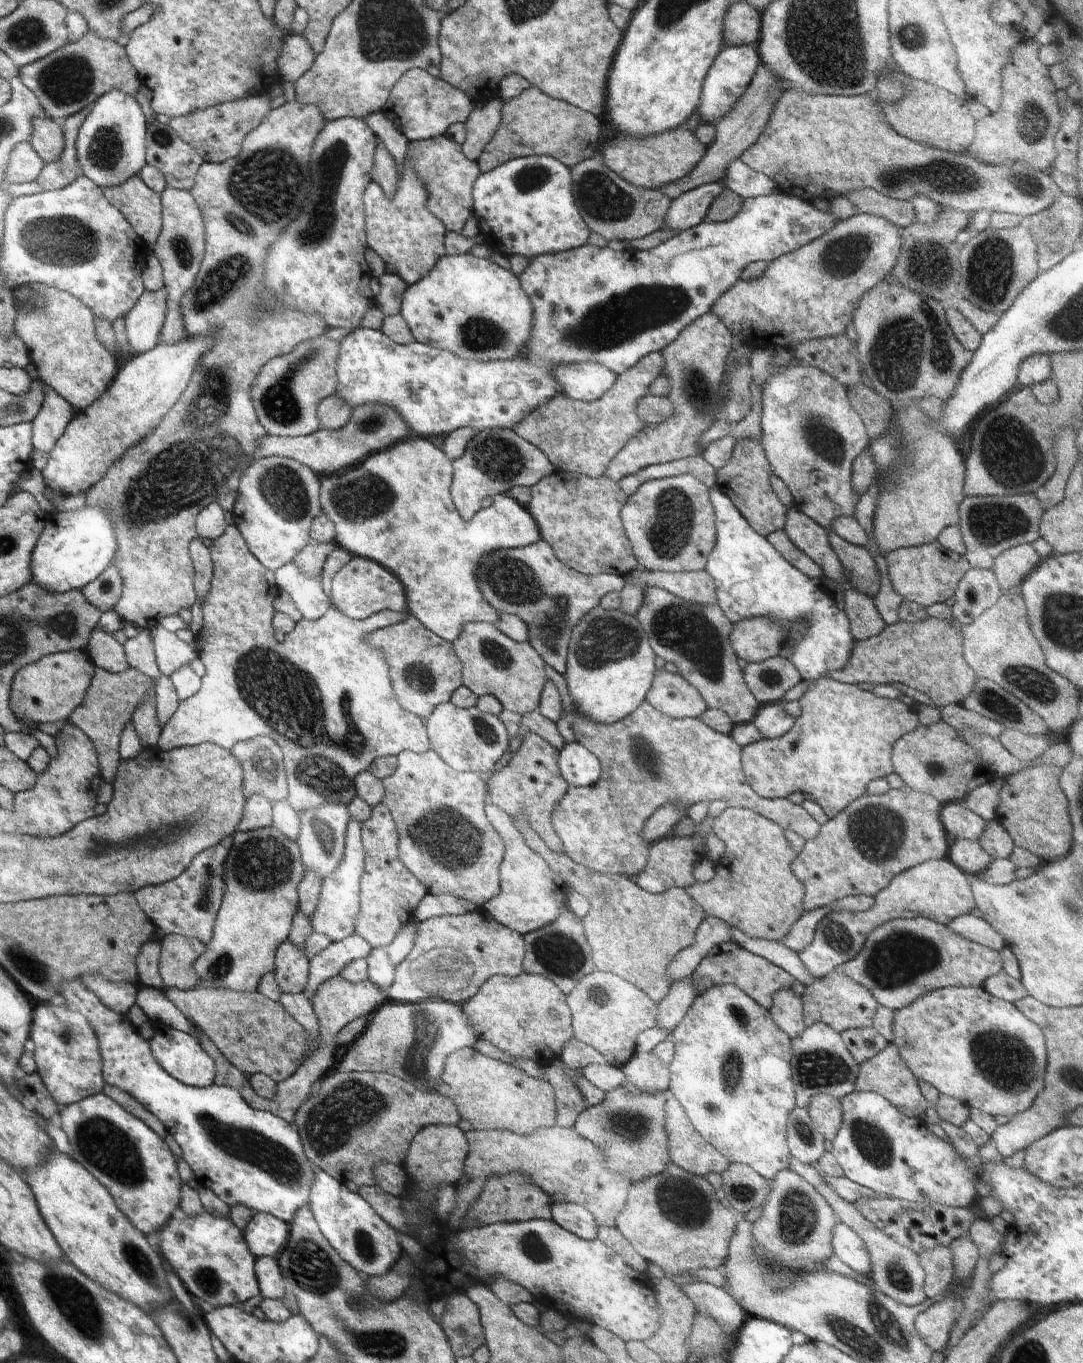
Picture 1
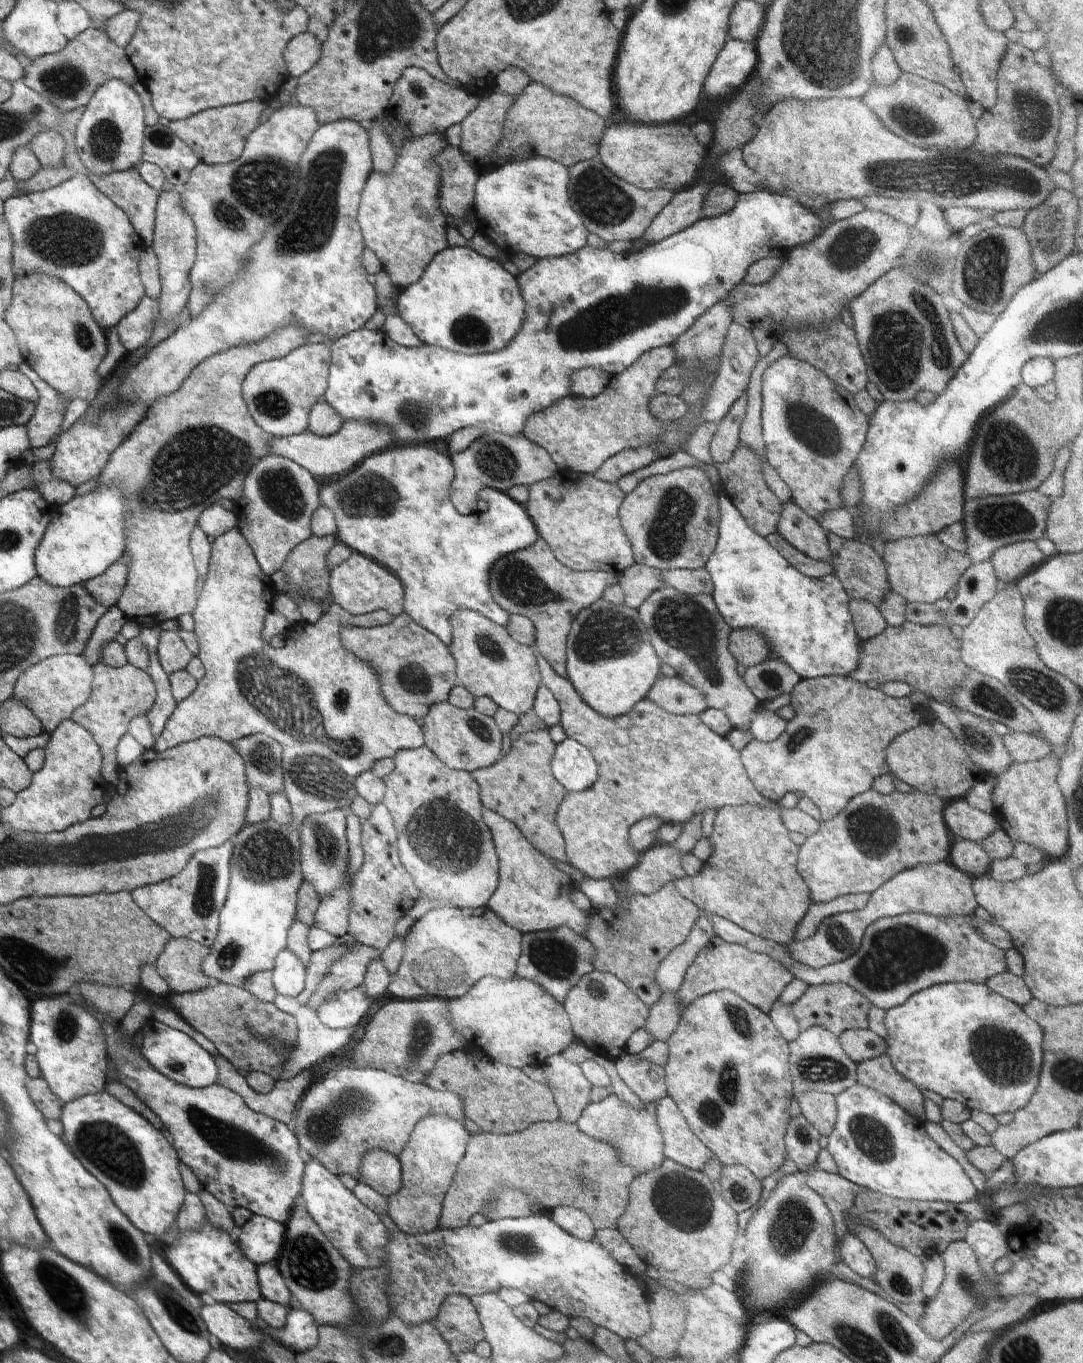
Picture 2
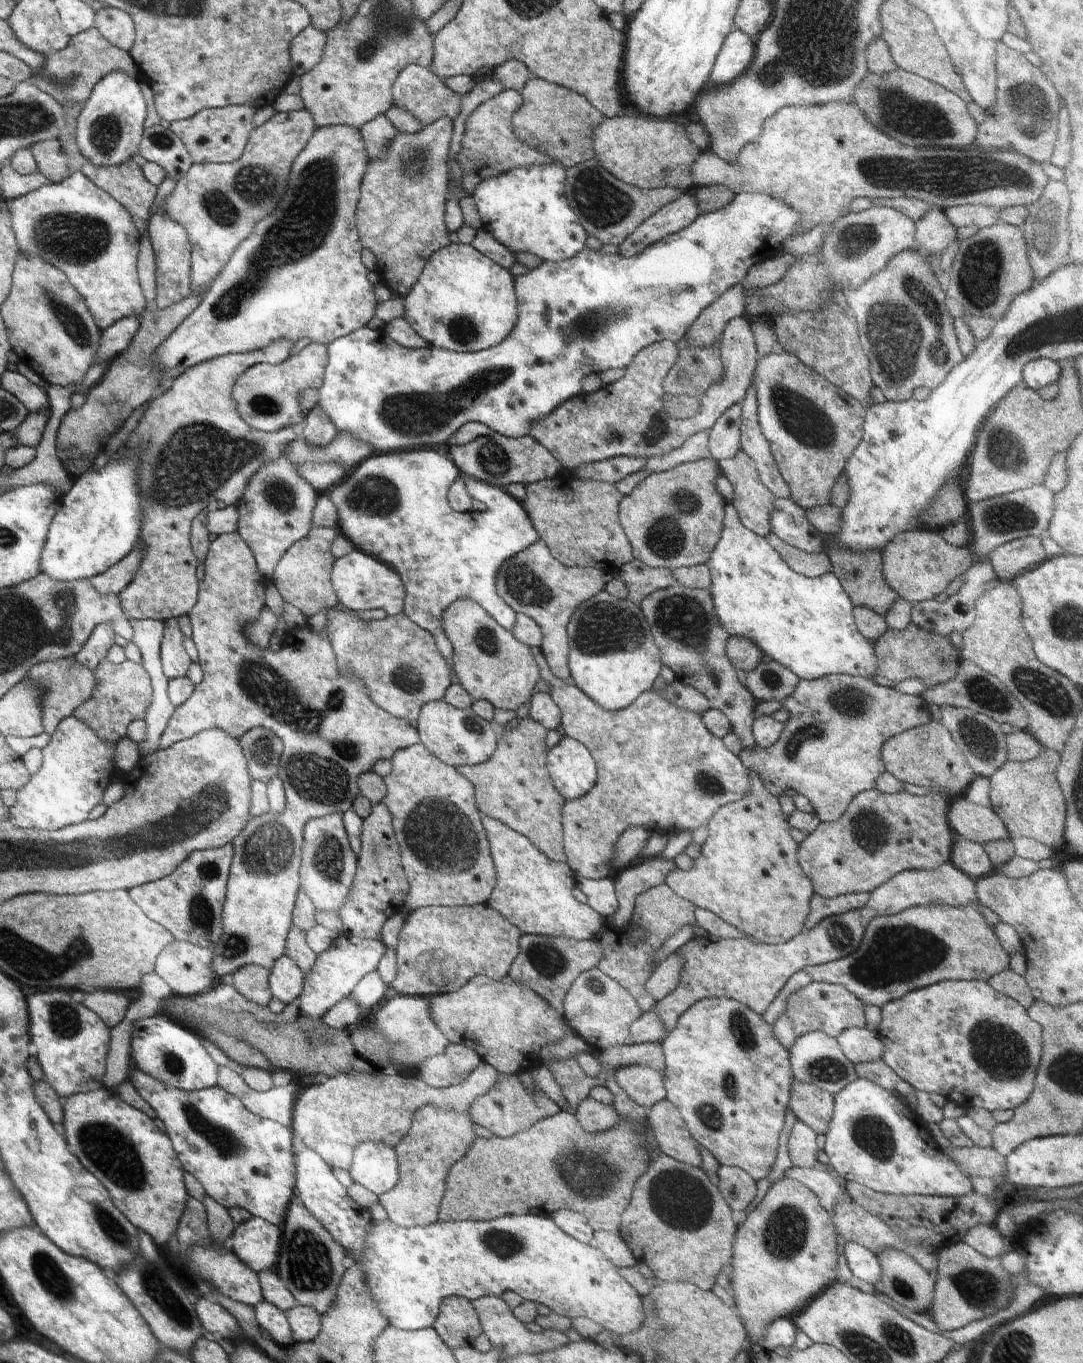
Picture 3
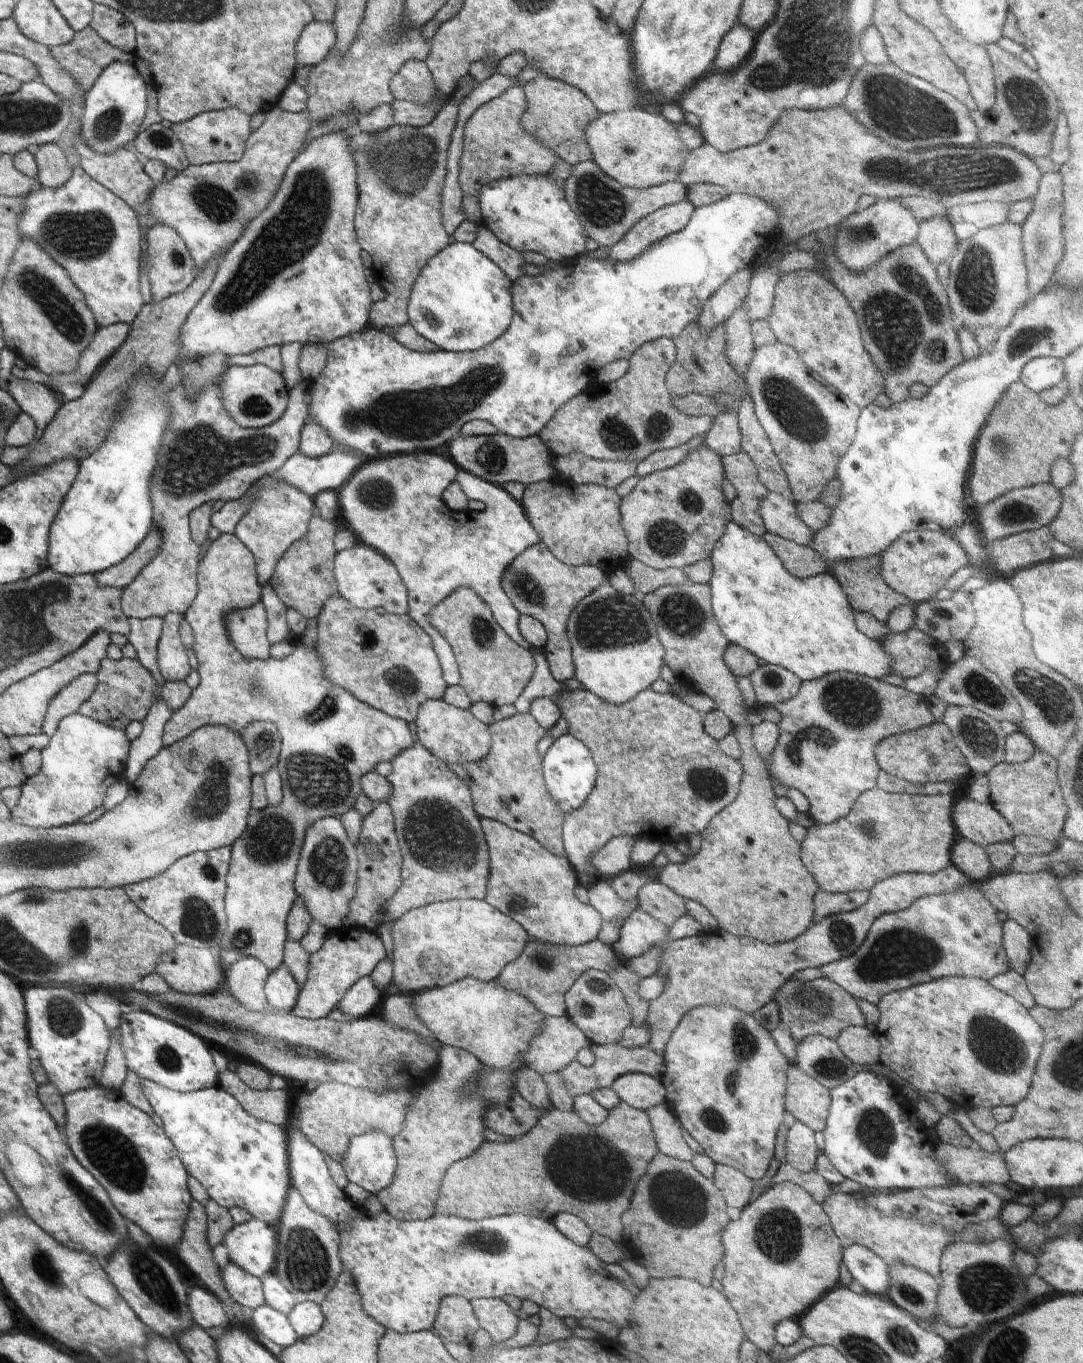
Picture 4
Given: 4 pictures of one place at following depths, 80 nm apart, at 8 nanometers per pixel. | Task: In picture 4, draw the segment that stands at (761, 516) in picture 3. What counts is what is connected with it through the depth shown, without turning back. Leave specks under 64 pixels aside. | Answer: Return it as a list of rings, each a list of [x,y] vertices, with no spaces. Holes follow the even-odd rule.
[[[744,451],[722,457],[723,469],[726,480],[735,488],[736,497],[730,500],[731,520],[739,524],[749,533],[758,537],[767,532],[763,518],[761,517],[761,500],[769,493],[769,490],[758,480],[757,470],[753,460]]]

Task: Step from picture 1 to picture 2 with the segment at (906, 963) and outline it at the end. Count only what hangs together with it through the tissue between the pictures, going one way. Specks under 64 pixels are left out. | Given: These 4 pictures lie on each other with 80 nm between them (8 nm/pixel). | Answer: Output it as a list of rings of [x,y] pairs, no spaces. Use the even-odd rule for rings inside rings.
[[[906,913],[884,917],[866,928],[859,949],[843,961],[827,967],[811,969],[792,958],[787,945],[765,939],[718,915],[708,915],[715,933],[722,940],[764,953],[788,969],[794,978],[806,984],[844,983],[864,995],[873,1006],[885,1008],[904,1004],[921,990],[946,983],[987,983],[990,978],[1007,970],[1005,951],[984,940],[970,926],[970,917],[935,917],[924,913]]]

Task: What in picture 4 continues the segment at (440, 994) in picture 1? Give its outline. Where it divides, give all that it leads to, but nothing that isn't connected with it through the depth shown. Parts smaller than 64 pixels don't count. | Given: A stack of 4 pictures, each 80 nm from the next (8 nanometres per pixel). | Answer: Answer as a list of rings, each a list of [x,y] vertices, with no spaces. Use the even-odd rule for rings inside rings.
[[[456,899],[409,910],[394,920],[391,935],[391,983],[409,995],[466,977],[496,981],[502,969],[520,956],[526,941],[533,938],[515,920],[478,899]]]

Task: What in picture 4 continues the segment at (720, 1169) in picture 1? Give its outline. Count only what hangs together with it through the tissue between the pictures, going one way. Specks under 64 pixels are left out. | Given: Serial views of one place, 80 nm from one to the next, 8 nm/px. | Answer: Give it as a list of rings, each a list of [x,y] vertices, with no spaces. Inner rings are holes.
[[[666,1103],[647,1108],[654,1140],[659,1152],[666,1156],[691,1163],[696,1156],[682,1137],[681,1122]]]

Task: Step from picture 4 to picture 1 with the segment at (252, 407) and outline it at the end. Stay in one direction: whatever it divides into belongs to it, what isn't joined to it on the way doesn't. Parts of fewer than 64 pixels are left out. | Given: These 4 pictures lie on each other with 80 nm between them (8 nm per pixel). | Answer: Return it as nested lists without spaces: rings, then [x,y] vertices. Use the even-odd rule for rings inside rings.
[[[326,335],[301,342],[285,355],[272,358],[257,374],[251,393],[259,423],[267,433],[283,437],[311,435],[321,427],[317,417],[320,401],[337,392],[337,370],[341,342]]]

